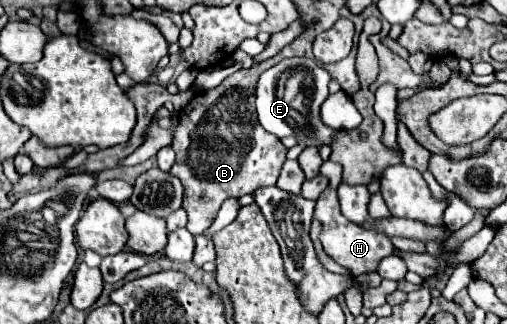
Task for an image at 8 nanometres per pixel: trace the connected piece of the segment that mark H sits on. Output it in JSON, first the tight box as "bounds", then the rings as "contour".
{"bounds":[314,186,394,278],"contour":[[[328,186],[322,196],[316,200],[316,208],[314,208],[314,218],[320,220],[322,224],[322,232],[320,232],[320,242],[324,252],[338,262],[340,266],[344,266],[352,278],[360,276],[360,274],[368,274],[368,272],[376,272],[378,264],[382,258],[392,256],[394,254],[394,244],[390,242],[390,238],[374,228],[364,228],[360,224],[350,222],[348,218],[342,216],[340,212],[340,204],[338,204],[338,194],[336,188]]]}

